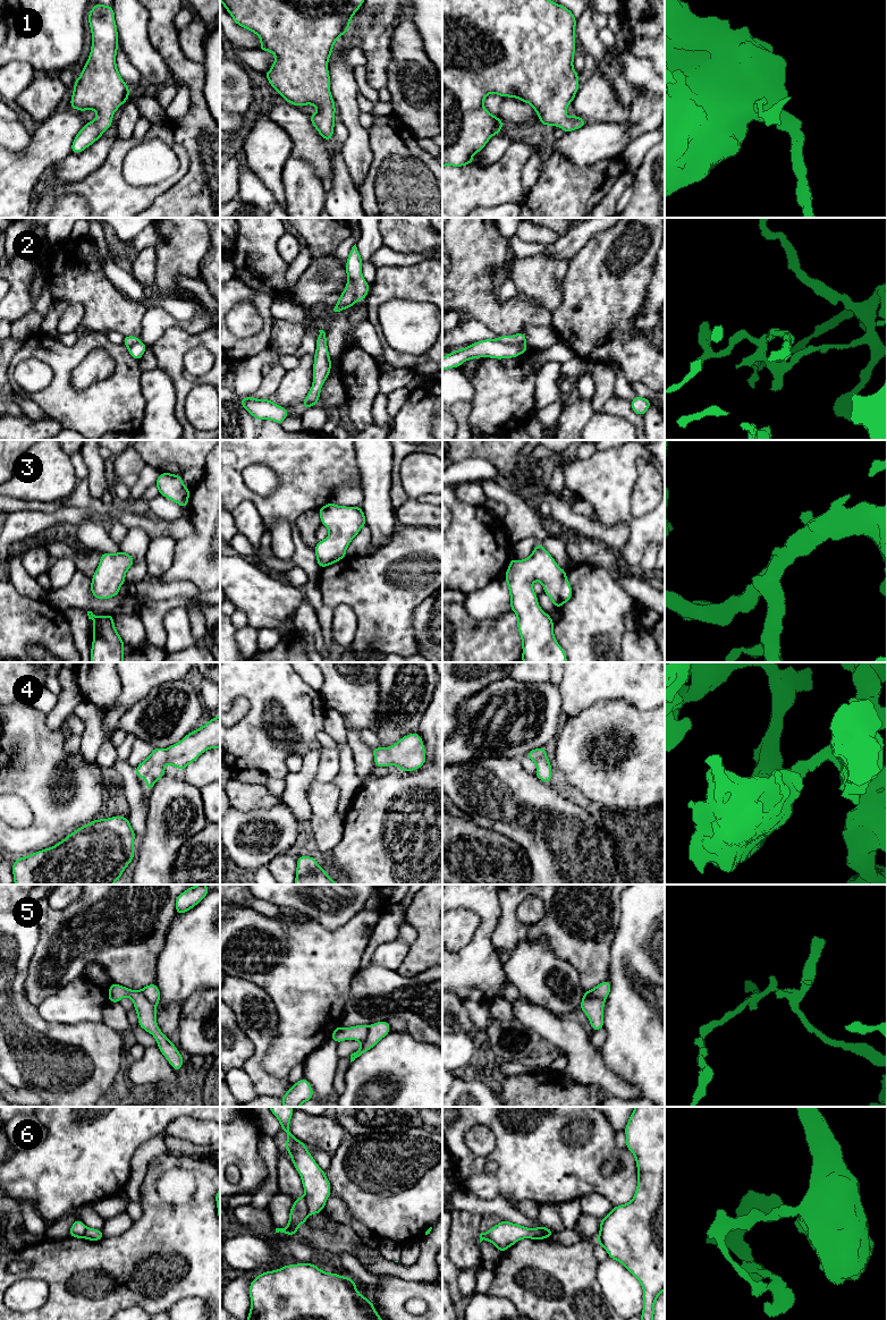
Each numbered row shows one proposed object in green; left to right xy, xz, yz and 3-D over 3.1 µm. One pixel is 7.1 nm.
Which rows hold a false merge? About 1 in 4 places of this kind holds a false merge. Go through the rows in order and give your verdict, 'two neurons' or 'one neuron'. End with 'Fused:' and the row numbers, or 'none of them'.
1: one neuron
2: two neurons
3: one neuron
4: one neuron
5: two neurons
6: two neurons
Fused: 2, 5, 6

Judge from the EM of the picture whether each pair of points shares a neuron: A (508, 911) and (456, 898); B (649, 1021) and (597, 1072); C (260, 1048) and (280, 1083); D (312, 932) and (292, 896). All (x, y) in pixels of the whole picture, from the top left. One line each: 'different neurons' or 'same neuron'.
A: different neurons
B: different neurons
C: same neuron
D: different neurons

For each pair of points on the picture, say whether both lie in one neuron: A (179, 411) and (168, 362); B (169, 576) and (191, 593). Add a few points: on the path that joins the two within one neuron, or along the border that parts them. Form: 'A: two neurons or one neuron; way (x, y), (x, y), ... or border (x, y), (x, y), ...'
A: one neuron; way (180, 398), (180, 382), (176, 374)
B: two neurons; border (158, 578), (165, 582), (189, 581), (197, 589)

